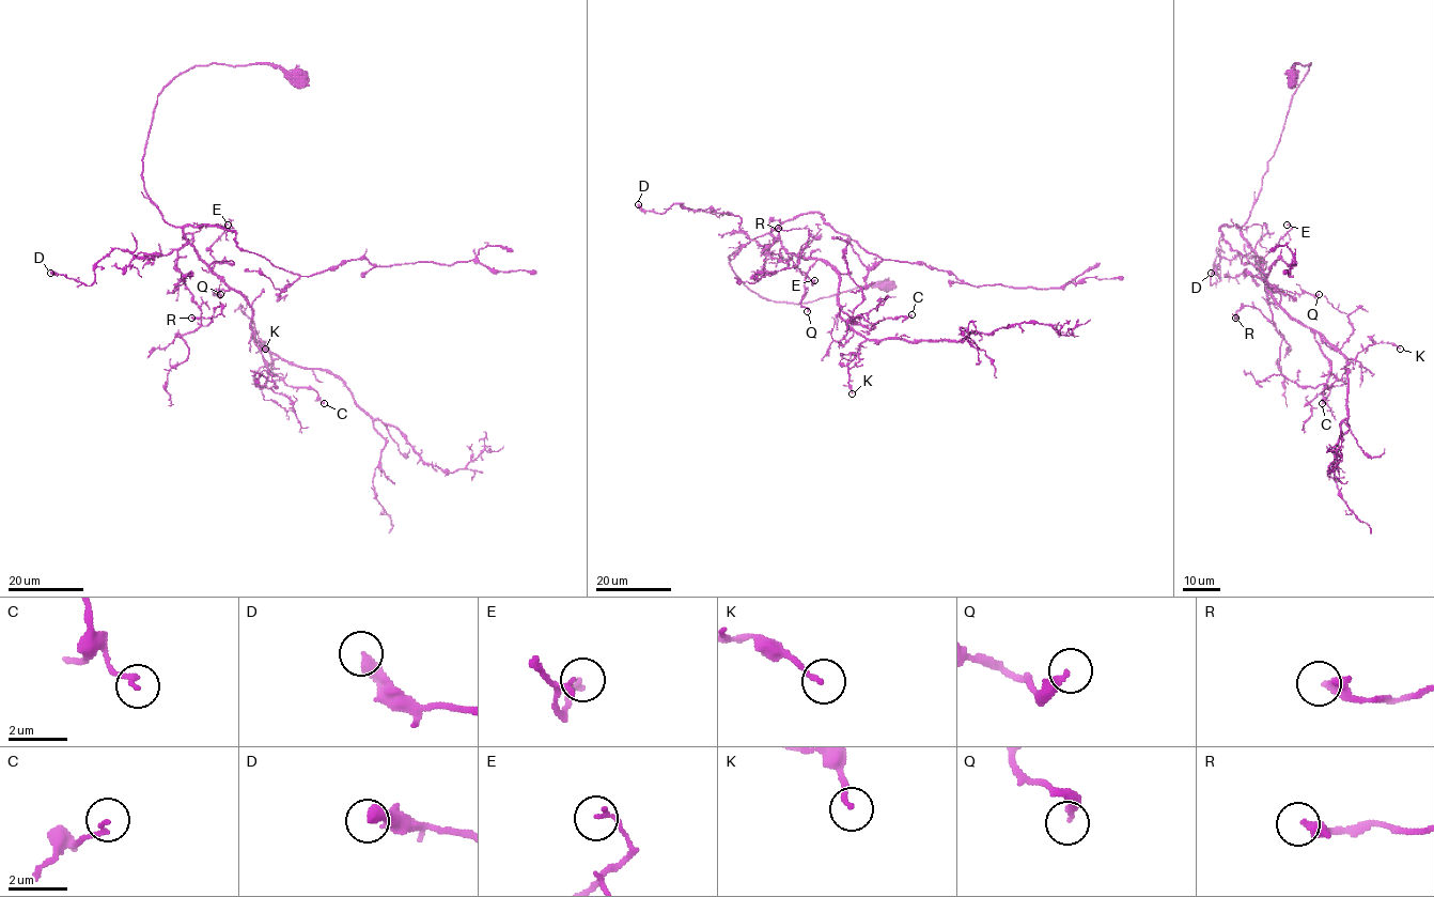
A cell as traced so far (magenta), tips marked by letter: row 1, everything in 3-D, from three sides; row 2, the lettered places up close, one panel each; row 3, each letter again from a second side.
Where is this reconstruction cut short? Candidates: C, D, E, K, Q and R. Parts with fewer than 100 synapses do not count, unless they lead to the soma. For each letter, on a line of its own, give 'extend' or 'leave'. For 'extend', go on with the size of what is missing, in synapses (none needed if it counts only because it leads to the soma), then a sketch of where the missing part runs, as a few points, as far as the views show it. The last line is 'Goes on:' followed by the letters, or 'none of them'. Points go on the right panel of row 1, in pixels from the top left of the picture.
C: leave
D: leave
E: leave
K: leave
Q: leave
R: leave
Goes on: none of them

